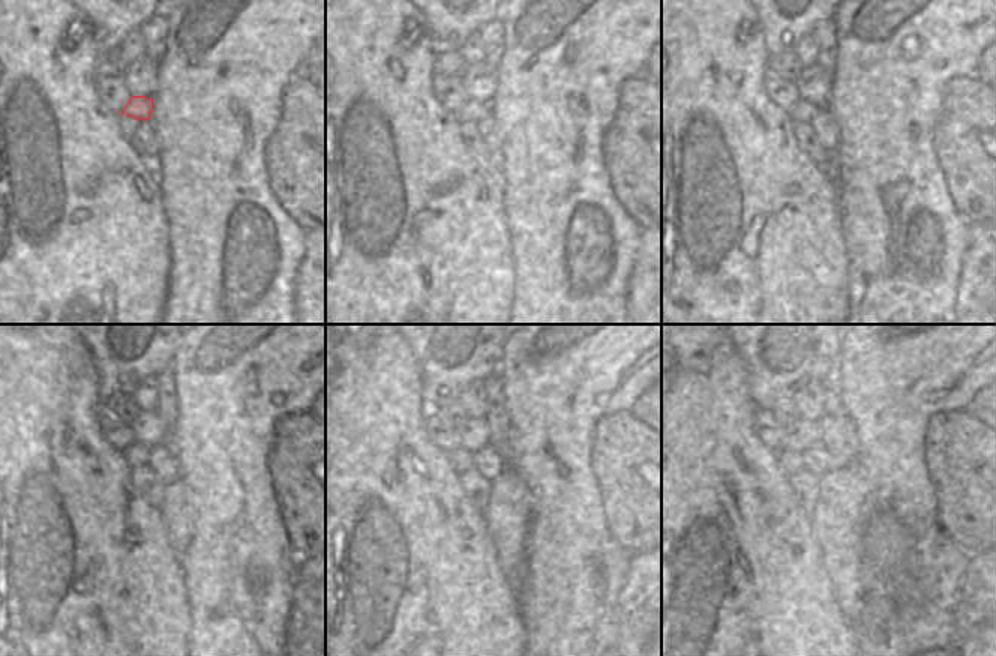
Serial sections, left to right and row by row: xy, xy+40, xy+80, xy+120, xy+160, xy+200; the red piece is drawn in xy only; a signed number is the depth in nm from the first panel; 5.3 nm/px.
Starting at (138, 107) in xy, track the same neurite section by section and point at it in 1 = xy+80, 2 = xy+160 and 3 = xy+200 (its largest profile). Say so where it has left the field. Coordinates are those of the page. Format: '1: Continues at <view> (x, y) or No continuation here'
1: Continues at xy+80 (803, 111)
2: Continues at xy+160 (461, 460)
3: Continues at xy+200 (789, 461).

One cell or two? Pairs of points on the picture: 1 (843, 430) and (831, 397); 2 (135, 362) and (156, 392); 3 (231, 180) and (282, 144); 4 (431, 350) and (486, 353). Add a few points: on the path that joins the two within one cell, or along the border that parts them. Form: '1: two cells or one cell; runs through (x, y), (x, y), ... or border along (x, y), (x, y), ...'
1: one cell; runs through (836, 422), (833, 404)
2: two cells; border along (162, 361), (153, 365), (144, 376)
3: two cells; border along (276, 125), (264, 149), (270, 192)
4: one cell; runs through (444, 350), (456, 350), (467, 361), (473, 355)

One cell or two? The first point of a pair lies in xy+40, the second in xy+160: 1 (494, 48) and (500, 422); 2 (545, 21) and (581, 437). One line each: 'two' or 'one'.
1: one
2: one

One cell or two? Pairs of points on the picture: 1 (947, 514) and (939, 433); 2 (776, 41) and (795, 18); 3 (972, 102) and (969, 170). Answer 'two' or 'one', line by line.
1: one
2: one
3: one

